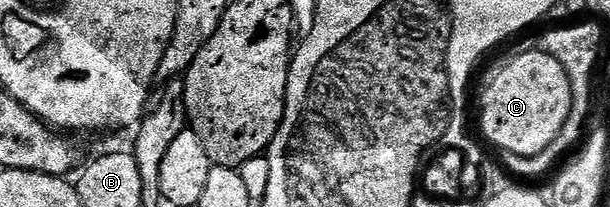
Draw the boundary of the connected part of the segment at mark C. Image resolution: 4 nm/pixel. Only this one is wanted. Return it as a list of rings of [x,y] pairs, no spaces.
[[[540,51],[521,53],[518,57],[511,58],[498,71],[497,78],[486,87],[485,98],[481,101],[481,129],[497,151],[534,157],[539,155],[539,151],[543,151],[543,147],[551,147],[559,131],[563,131],[563,123],[567,123],[567,115],[572,106],[571,83],[561,64],[551,55]]]

